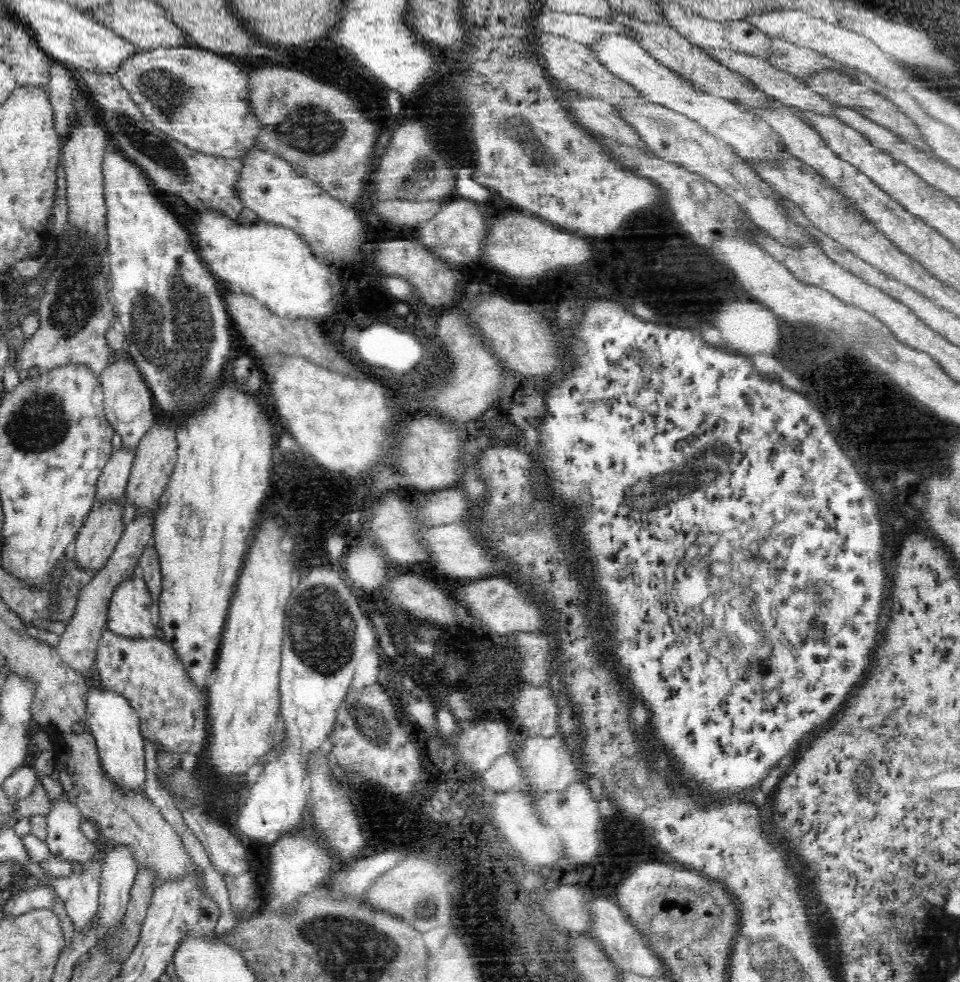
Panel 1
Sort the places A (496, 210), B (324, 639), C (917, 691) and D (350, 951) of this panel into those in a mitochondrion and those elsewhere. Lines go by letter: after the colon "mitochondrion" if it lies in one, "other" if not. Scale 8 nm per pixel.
A: other
B: mitochondrion
C: other
D: mitochondrion

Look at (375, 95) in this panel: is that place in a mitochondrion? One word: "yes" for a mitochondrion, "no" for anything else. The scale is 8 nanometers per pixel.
no

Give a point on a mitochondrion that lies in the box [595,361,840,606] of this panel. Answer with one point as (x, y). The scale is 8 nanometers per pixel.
(704, 465)

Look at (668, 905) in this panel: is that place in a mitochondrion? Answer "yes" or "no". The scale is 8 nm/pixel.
no

